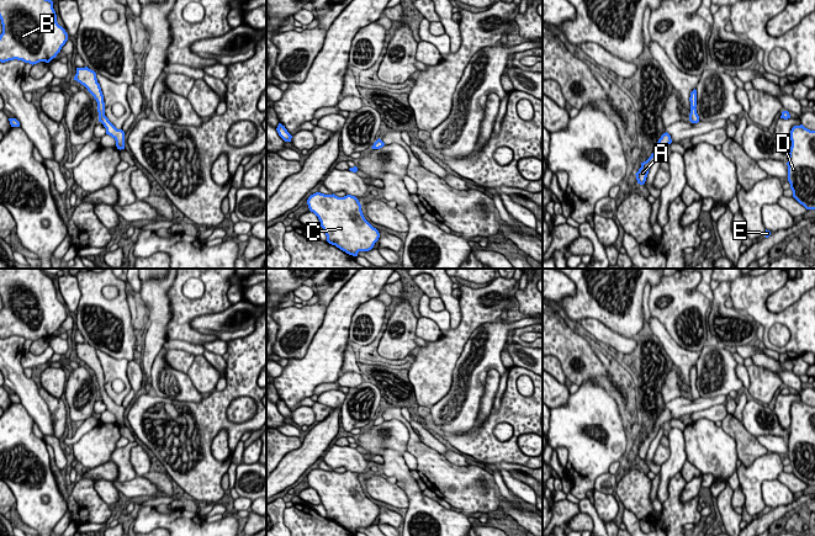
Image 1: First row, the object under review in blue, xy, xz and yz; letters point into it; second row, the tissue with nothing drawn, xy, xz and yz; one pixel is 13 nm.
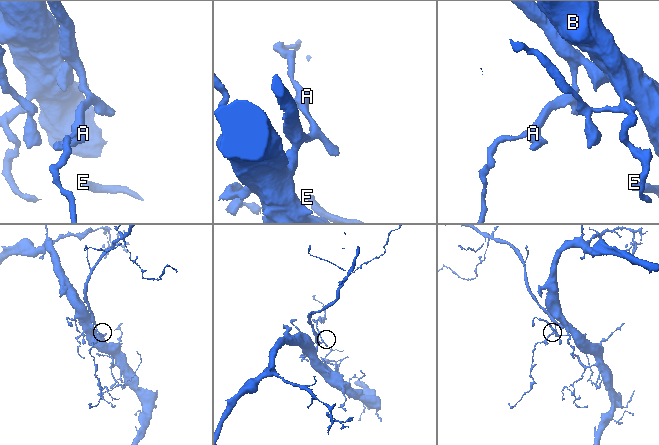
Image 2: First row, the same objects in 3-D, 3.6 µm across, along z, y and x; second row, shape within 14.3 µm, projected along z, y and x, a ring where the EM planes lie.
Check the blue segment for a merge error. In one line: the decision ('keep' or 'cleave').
keep

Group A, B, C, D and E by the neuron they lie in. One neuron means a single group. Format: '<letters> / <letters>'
A B C D E

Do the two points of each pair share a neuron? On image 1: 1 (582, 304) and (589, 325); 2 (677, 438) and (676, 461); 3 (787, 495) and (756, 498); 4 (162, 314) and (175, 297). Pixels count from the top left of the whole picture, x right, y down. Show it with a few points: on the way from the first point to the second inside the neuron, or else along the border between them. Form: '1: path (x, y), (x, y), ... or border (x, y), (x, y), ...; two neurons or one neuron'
1: border (578, 322), (585, 318), (596, 318), (613, 330); two neurons
2: path (677, 444), (677, 455); one neuron
3: border (776, 478), (762, 483), (762, 500), (766, 504); two neurons
4: border (174, 281), (168, 292), (170, 320), (164, 330); two neurons

